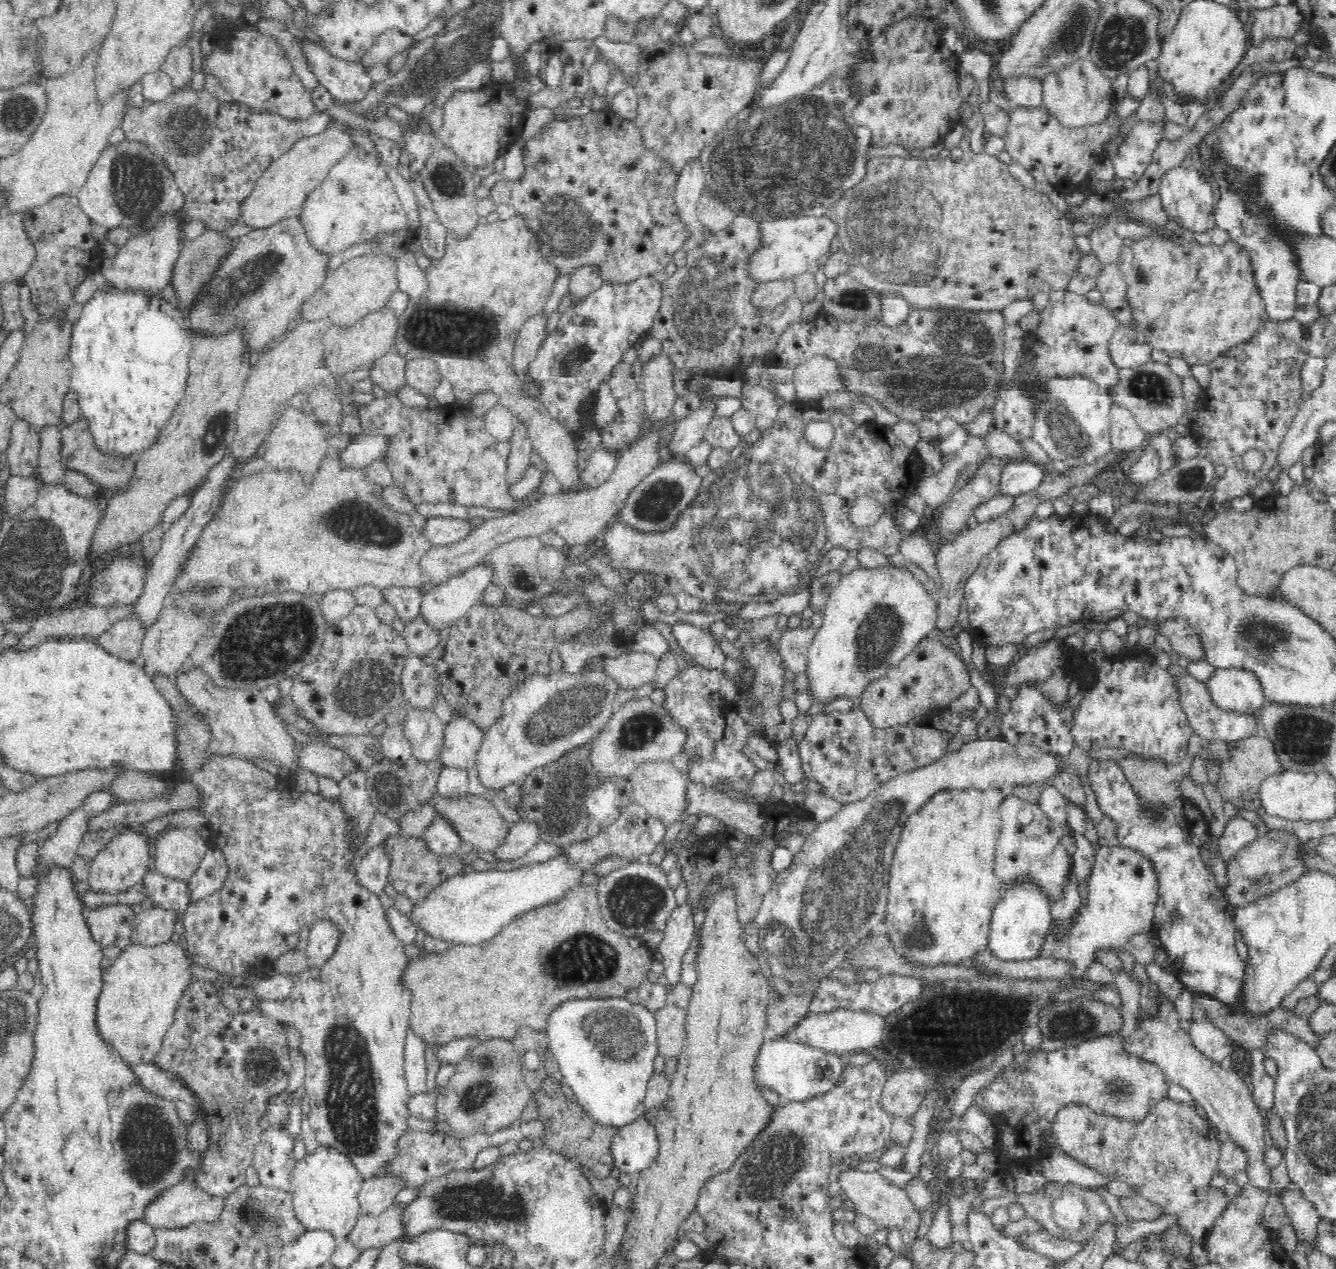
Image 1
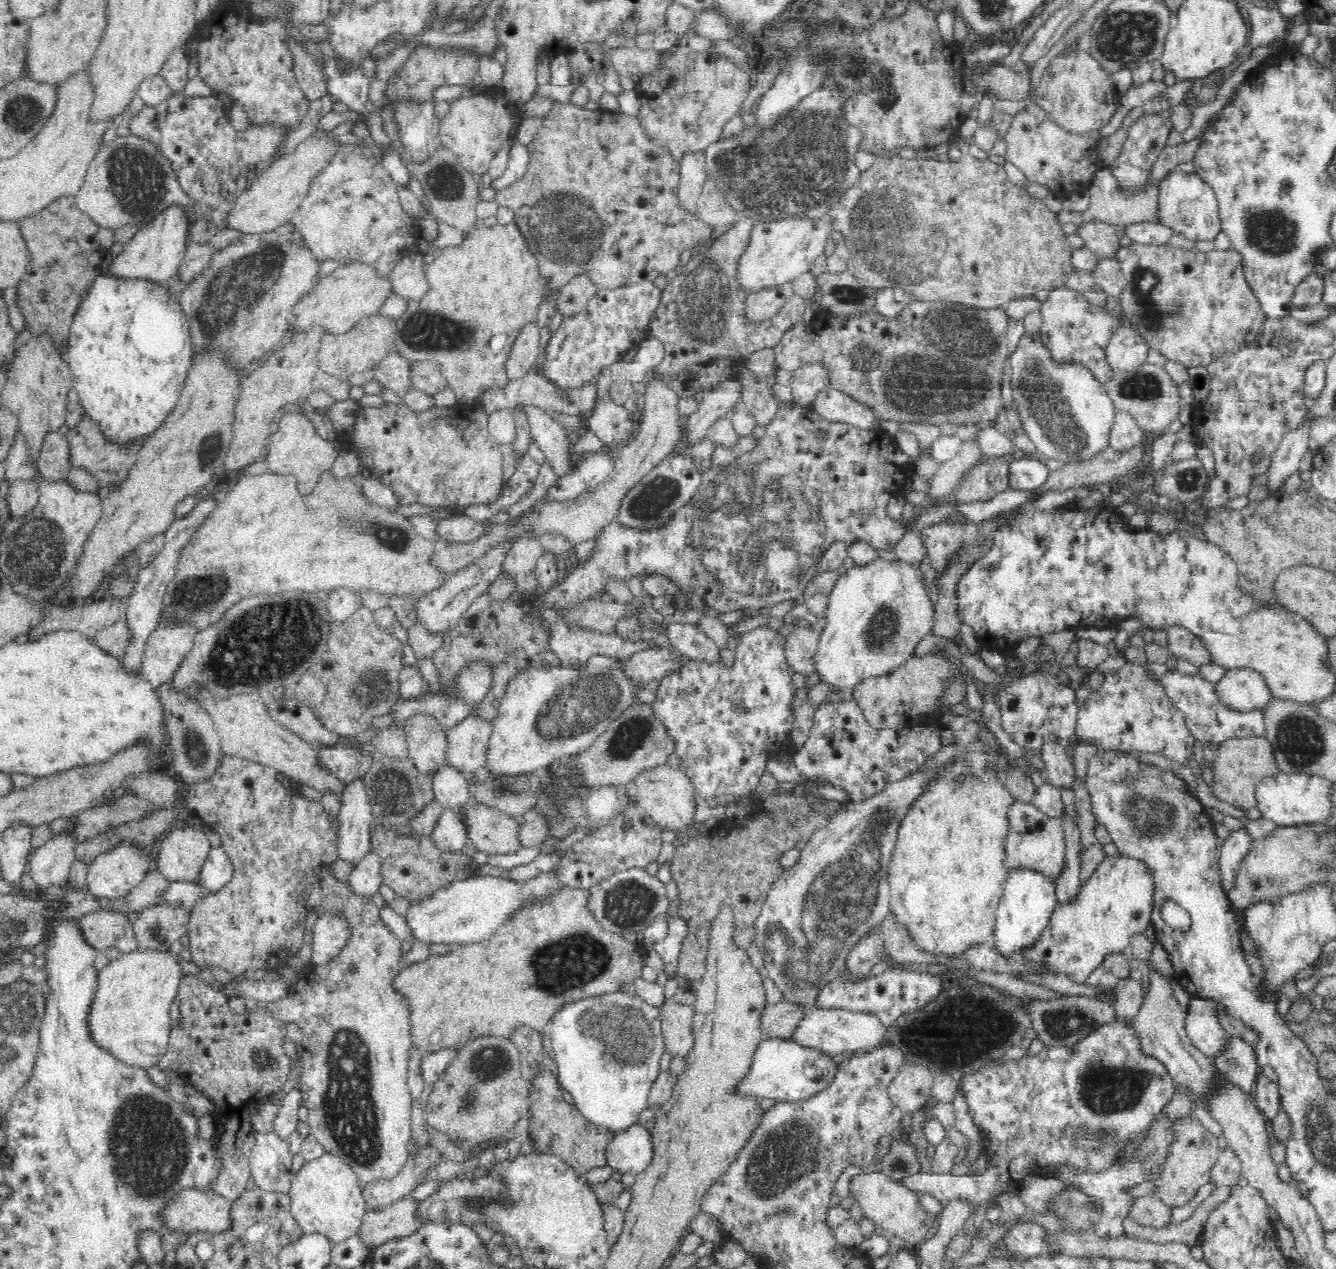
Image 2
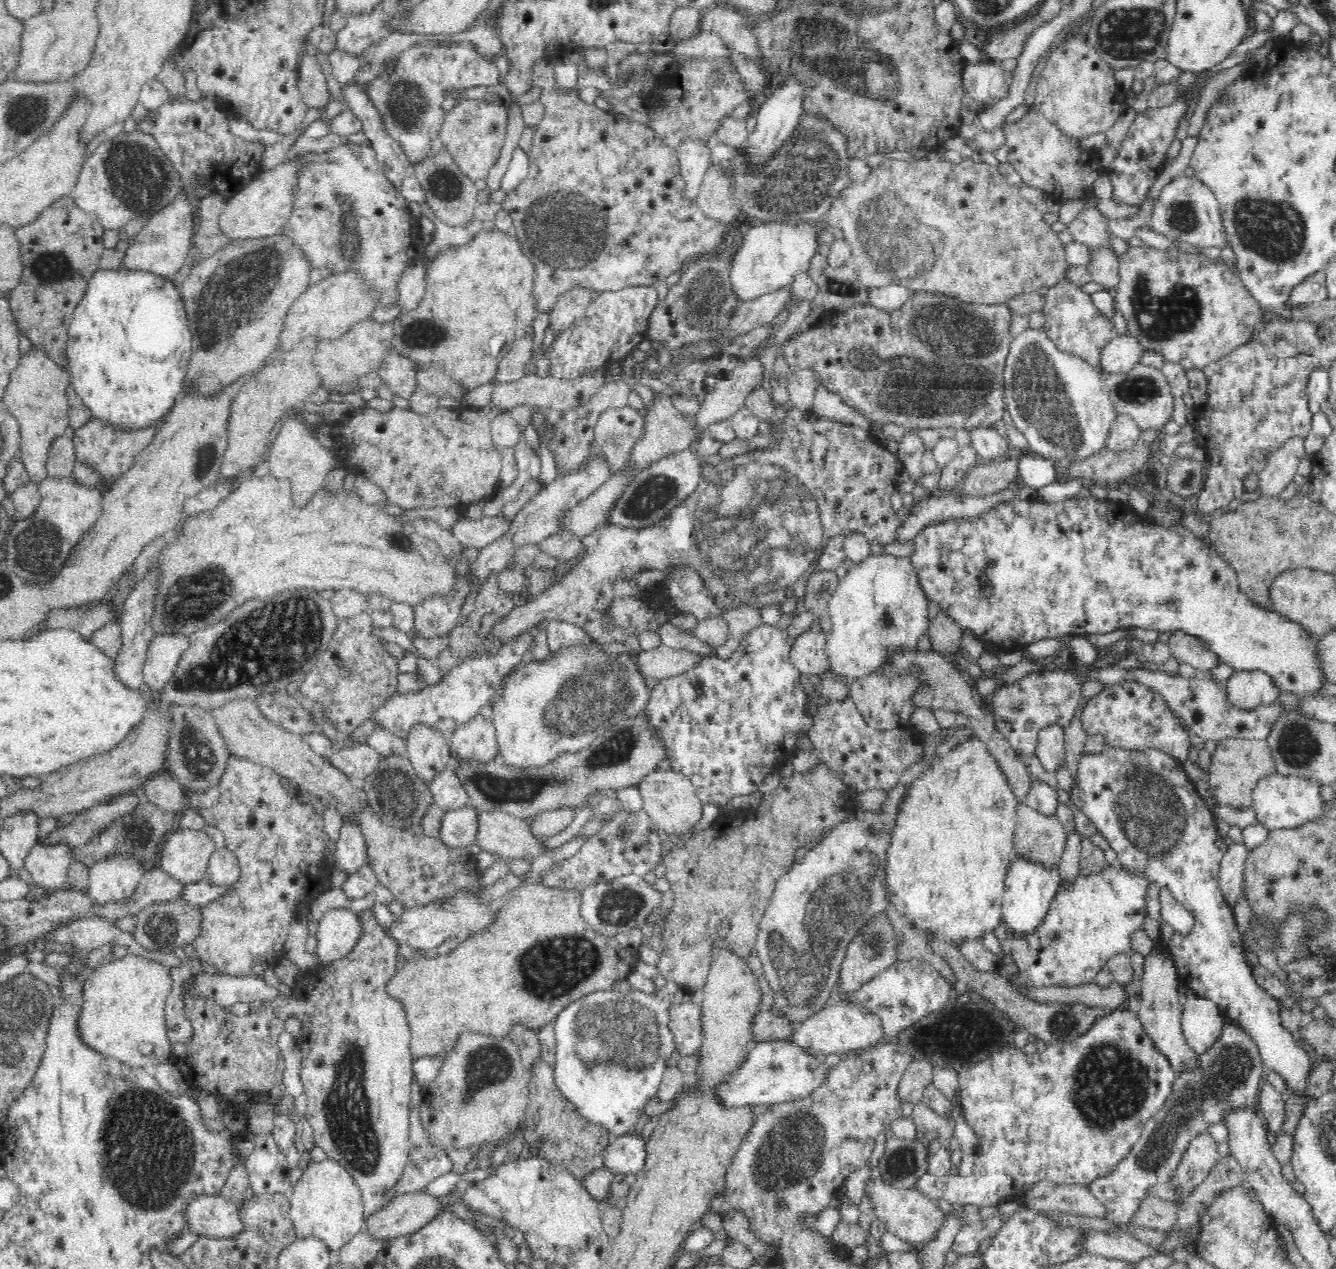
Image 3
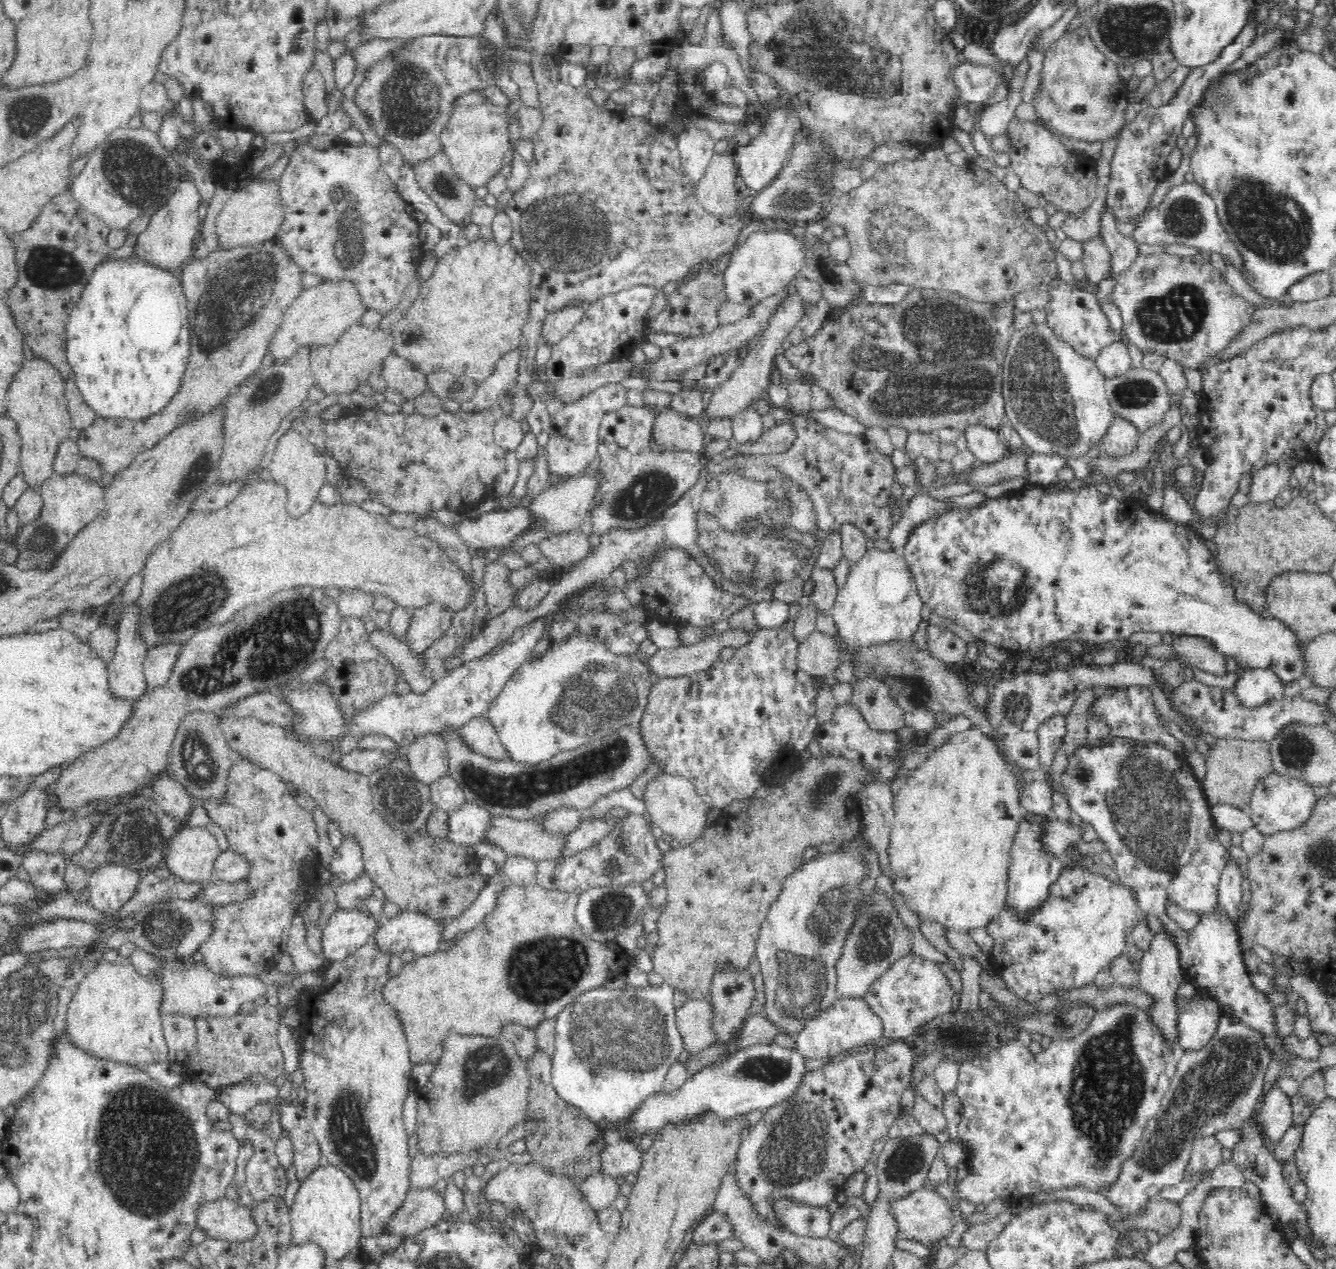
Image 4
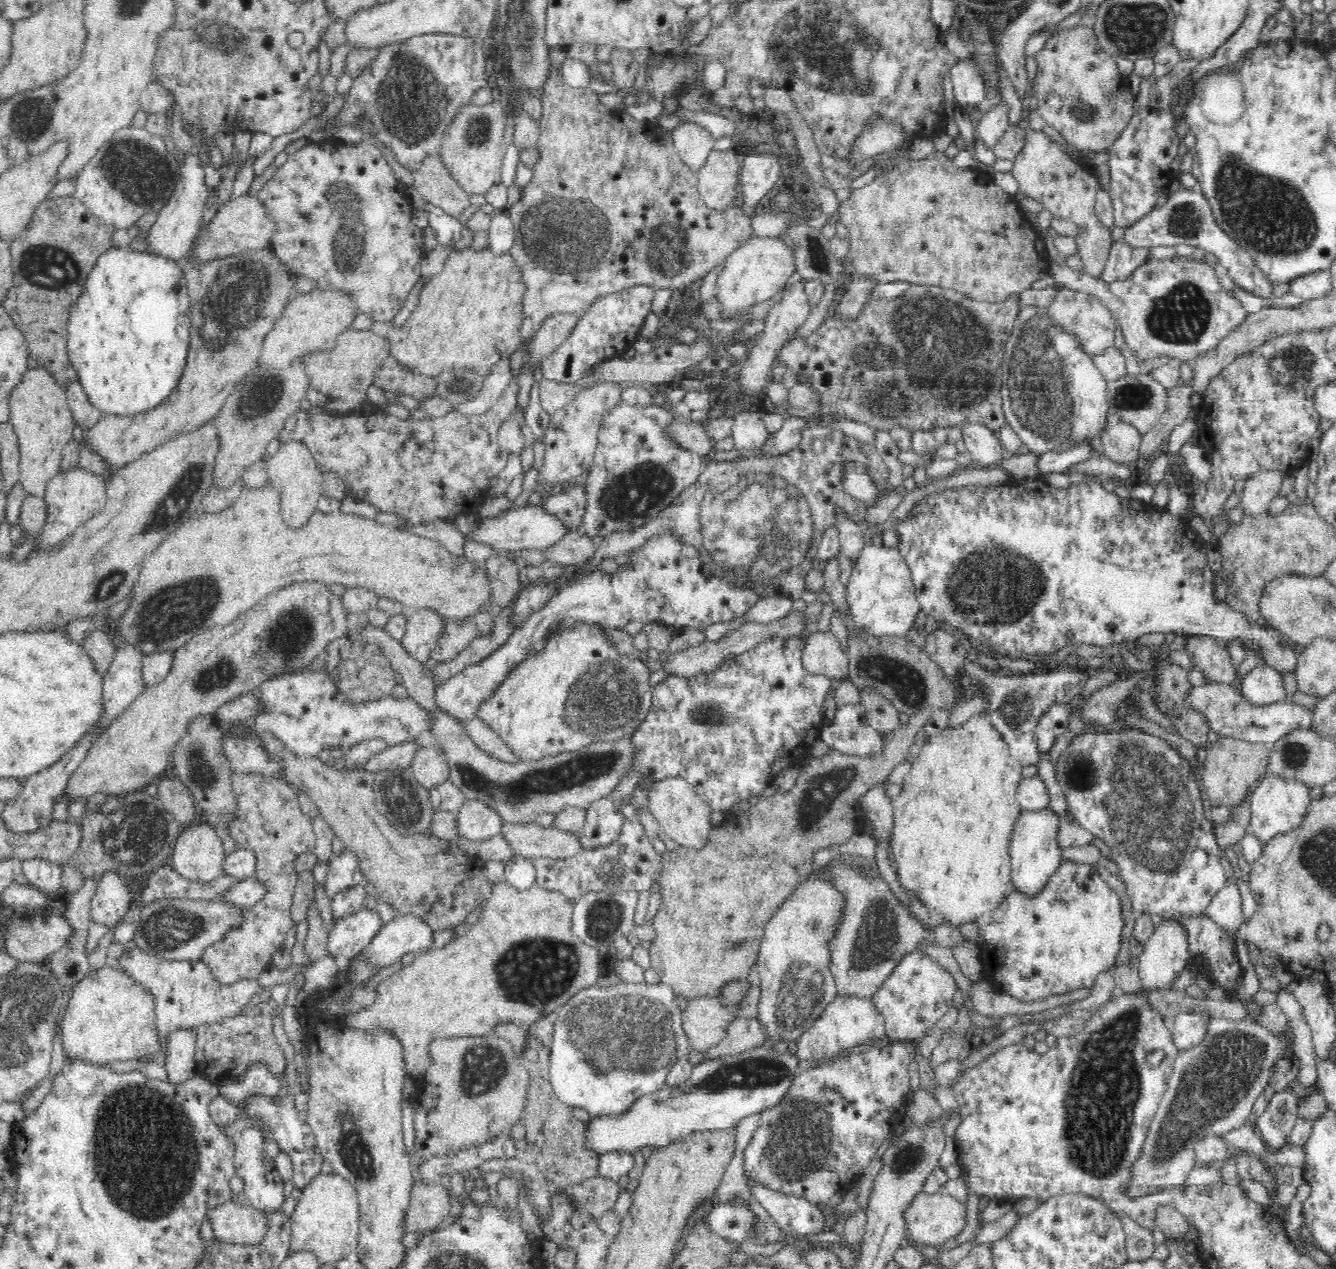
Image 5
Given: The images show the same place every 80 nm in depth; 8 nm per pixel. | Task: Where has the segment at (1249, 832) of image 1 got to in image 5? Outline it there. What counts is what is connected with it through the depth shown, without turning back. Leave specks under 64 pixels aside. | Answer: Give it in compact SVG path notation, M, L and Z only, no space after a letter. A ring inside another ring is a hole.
M1230 876L1226 884L1218 890L1207 907L1206 914L1227 932L1233 935L1237 933L1240 924L1244 922L1242 915L1244 912L1242 912L1242 894L1236 876Z

